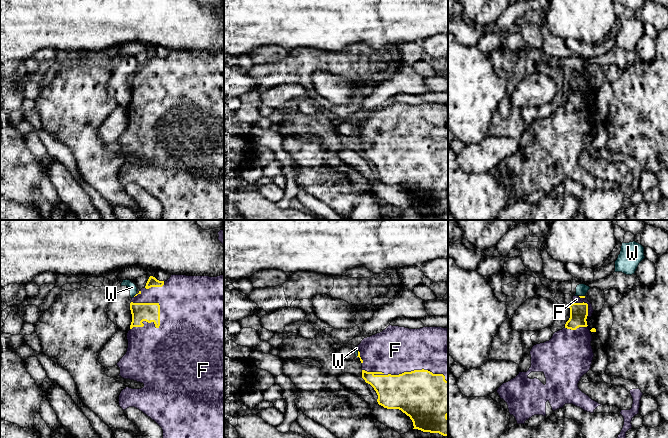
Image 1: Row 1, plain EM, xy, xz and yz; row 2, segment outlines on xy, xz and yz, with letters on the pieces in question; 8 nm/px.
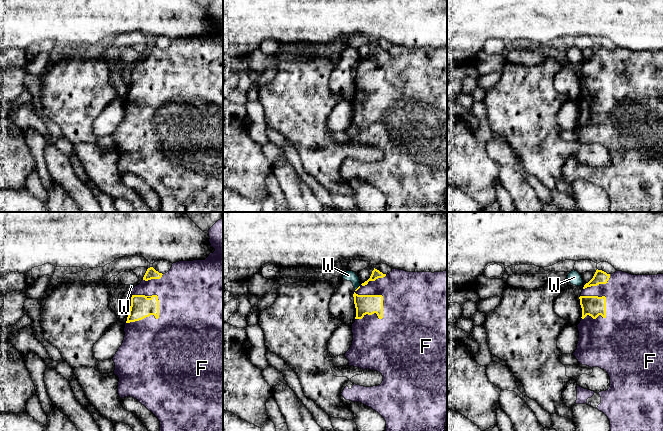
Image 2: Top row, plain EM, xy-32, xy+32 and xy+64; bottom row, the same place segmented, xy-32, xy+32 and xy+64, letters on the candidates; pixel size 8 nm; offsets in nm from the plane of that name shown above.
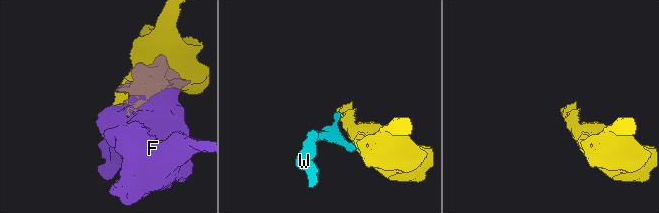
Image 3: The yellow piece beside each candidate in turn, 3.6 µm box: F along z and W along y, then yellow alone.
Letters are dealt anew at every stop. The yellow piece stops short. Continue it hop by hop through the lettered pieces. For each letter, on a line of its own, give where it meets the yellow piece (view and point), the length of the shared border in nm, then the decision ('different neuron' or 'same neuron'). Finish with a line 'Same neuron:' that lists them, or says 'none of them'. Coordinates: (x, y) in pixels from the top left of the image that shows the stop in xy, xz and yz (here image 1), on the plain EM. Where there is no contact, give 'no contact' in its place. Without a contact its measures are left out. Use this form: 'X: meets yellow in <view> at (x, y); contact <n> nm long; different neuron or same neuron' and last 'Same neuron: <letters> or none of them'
F: meets yellow in xz at (406, 148); contact 700 nm long; same neuron
W: meets yellow in xz at (358, 130); contact 50 nm long; different neuron
Same neuron: F

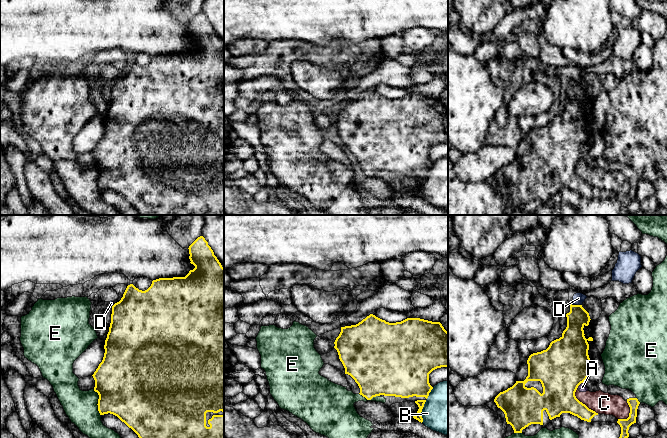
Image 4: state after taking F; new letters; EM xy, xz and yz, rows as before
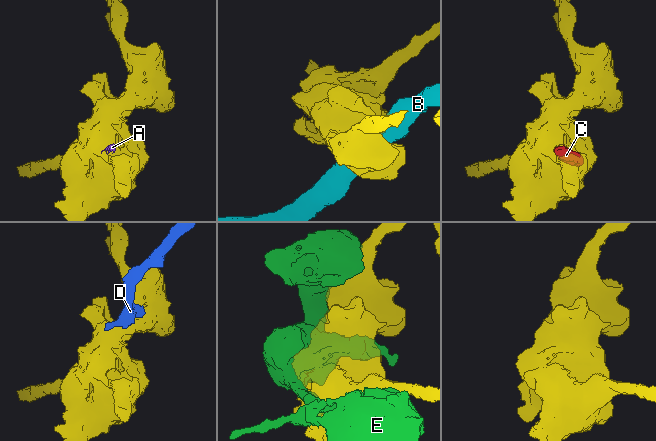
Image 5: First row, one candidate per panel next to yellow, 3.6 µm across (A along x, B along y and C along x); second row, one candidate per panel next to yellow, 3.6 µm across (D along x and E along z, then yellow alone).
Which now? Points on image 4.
A: meets yellow in yz at (579, 160); contact 60 nm long; different neuron
B: meets yellow in xz at (421, 187); contact 190 nm long; different neuron
C: meets yellow in yz at (581, 178); contact 280 nm long; different neuron
D: meets yellow in yz at (576, 81); contact 90 nm long; different neuron
E: meets yellow in xy at (98, 178); contact 220 nm long; different neuron
Same neuron: none of them

